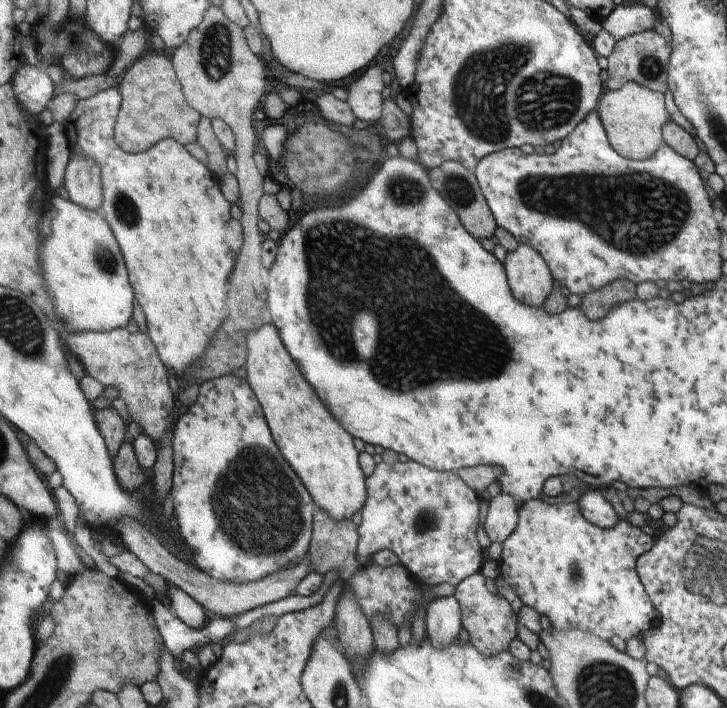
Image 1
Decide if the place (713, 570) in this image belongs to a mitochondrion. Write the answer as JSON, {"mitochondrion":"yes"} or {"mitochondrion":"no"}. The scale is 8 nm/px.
{"mitochondrion":"yes"}

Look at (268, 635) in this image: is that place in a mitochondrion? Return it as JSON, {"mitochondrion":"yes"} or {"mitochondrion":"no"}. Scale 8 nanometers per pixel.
{"mitochondrion":"no"}

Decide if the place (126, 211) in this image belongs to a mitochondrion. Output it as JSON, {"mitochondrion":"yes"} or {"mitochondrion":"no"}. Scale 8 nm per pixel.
{"mitochondrion":"yes"}

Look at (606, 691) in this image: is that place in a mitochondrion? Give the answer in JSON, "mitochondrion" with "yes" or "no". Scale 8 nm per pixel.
{"mitochondrion":"yes"}

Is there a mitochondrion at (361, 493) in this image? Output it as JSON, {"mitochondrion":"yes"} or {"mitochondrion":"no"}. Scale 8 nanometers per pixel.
{"mitochondrion":"no"}

